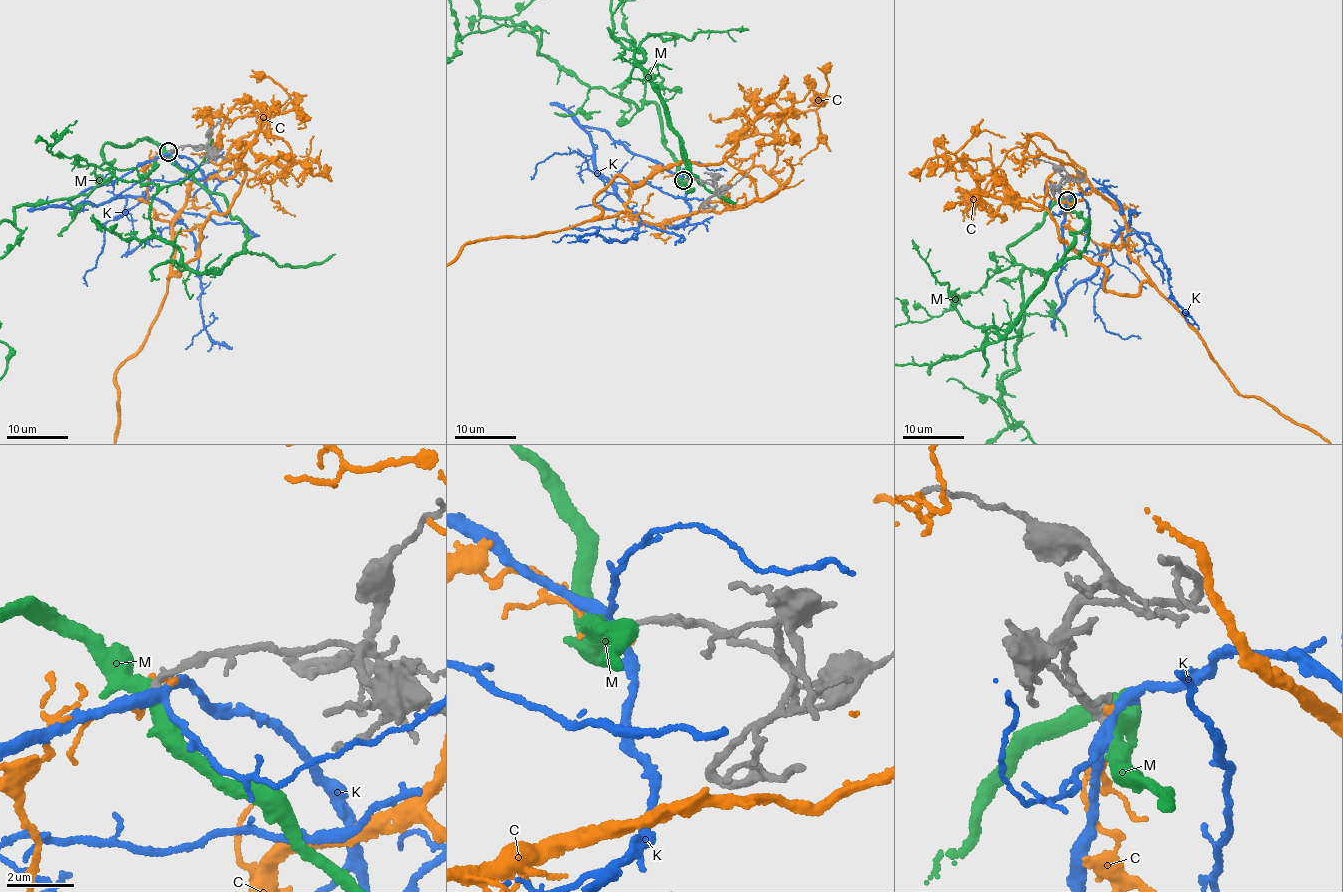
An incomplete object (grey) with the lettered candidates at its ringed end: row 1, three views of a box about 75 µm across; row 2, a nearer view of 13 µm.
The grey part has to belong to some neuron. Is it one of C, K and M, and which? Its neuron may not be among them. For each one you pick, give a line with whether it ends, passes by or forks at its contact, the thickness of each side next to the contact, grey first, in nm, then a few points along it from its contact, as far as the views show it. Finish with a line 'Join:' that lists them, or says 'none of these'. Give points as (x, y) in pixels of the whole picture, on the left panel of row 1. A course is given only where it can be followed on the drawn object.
Join: none of these

